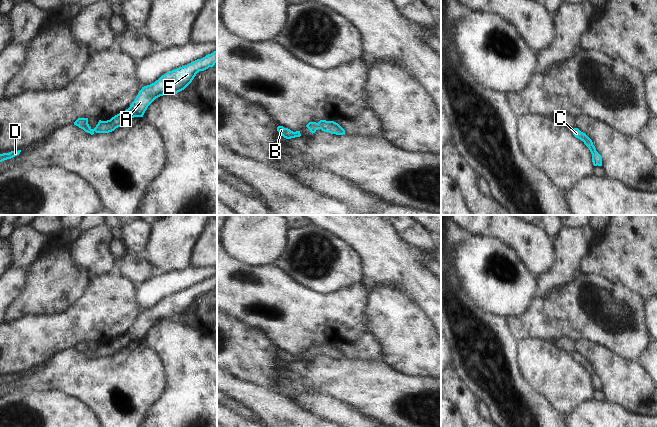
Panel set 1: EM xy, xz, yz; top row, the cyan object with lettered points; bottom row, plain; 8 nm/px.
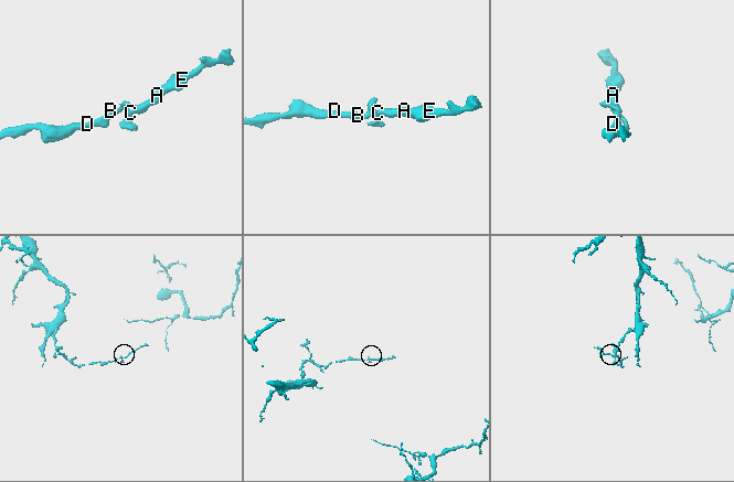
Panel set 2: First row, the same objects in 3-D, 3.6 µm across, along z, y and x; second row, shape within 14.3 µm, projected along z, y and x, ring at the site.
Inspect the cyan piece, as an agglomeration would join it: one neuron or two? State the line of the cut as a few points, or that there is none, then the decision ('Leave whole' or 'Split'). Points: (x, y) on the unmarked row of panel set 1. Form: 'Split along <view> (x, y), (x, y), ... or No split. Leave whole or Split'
No split. Leave whole.

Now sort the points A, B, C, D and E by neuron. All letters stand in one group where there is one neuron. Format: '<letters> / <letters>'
A B C D E

